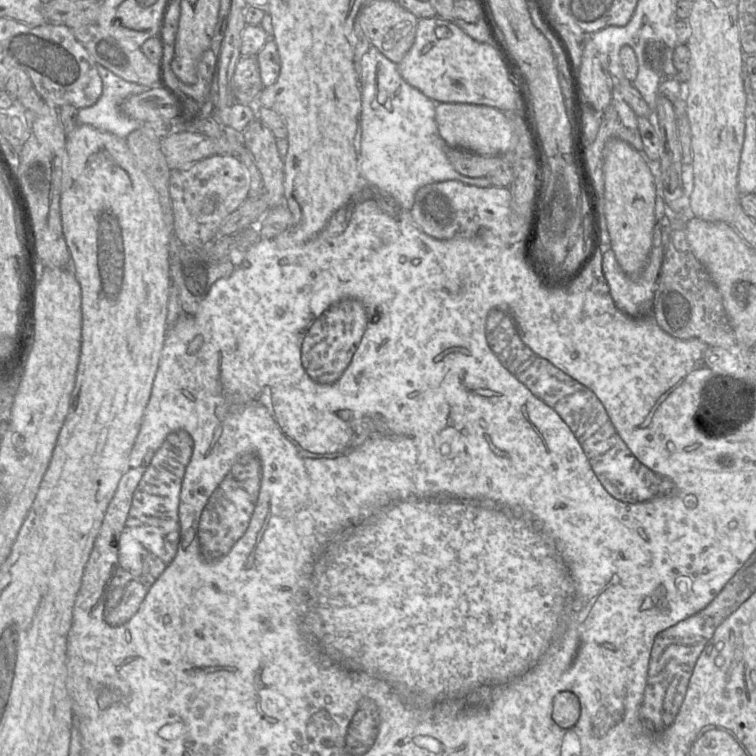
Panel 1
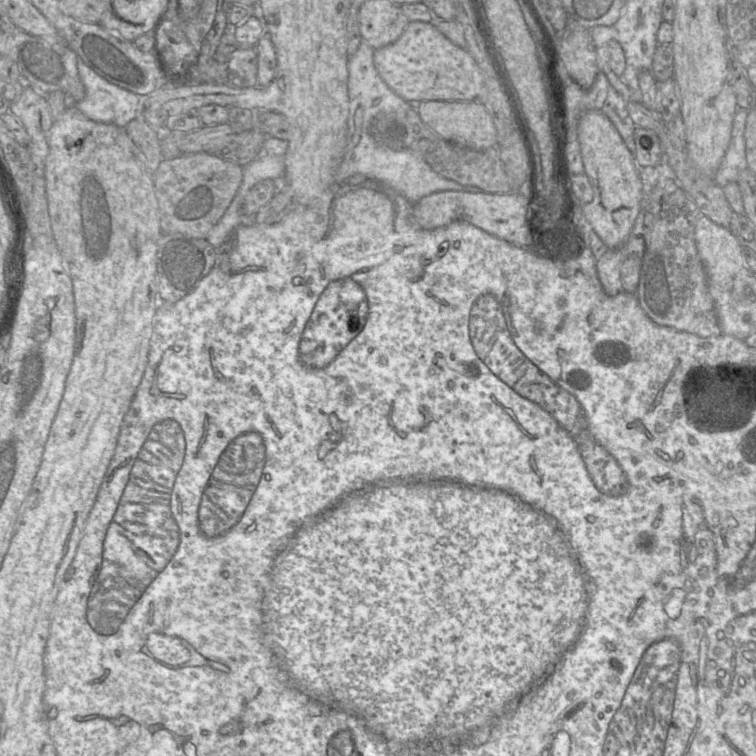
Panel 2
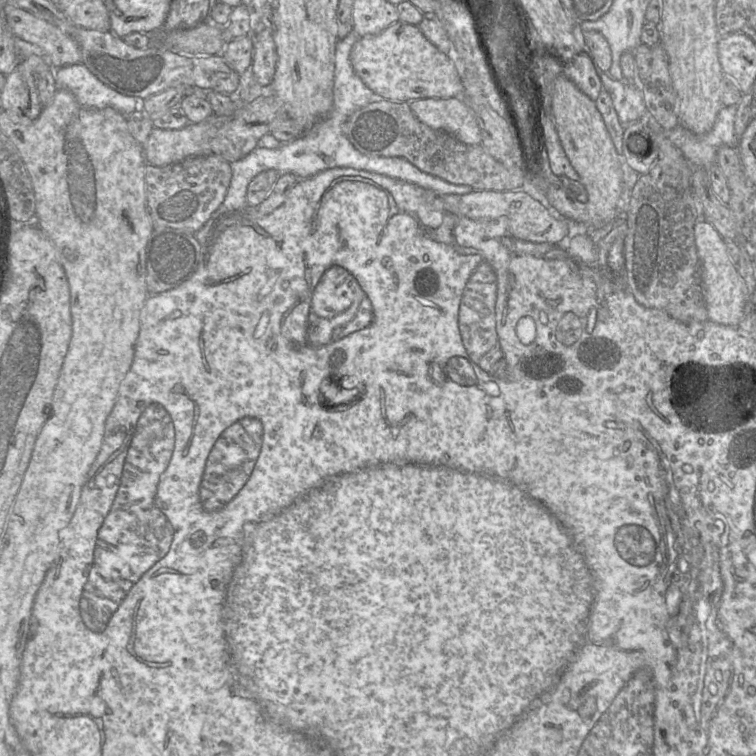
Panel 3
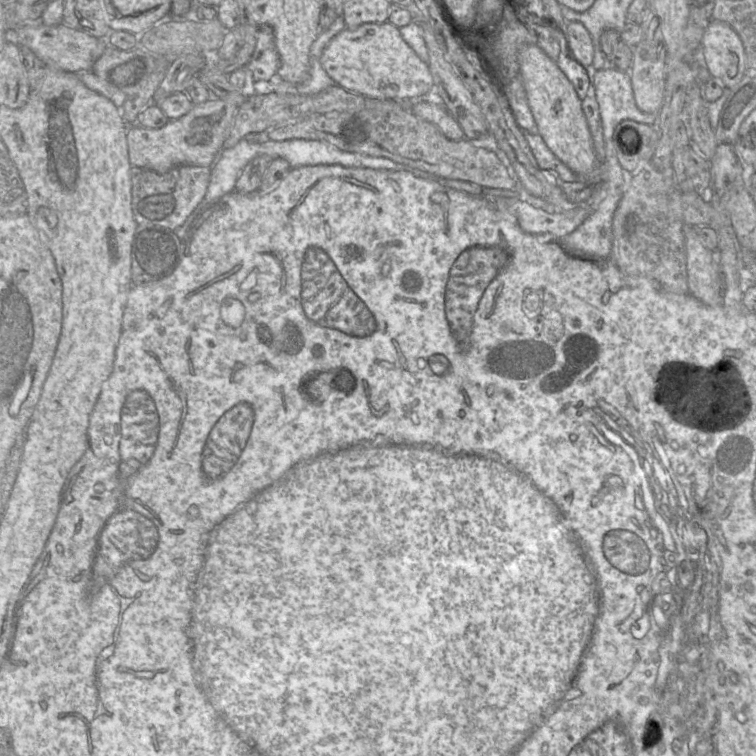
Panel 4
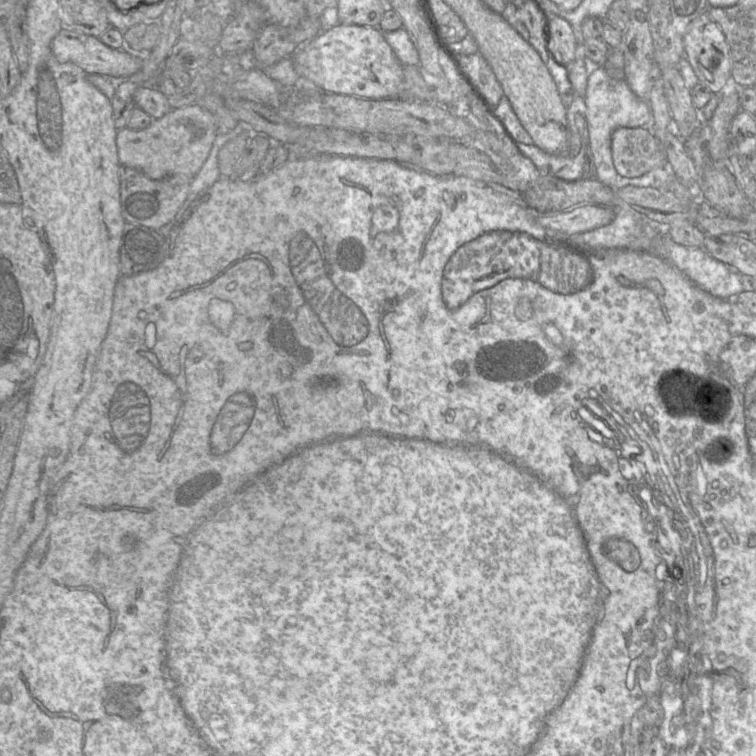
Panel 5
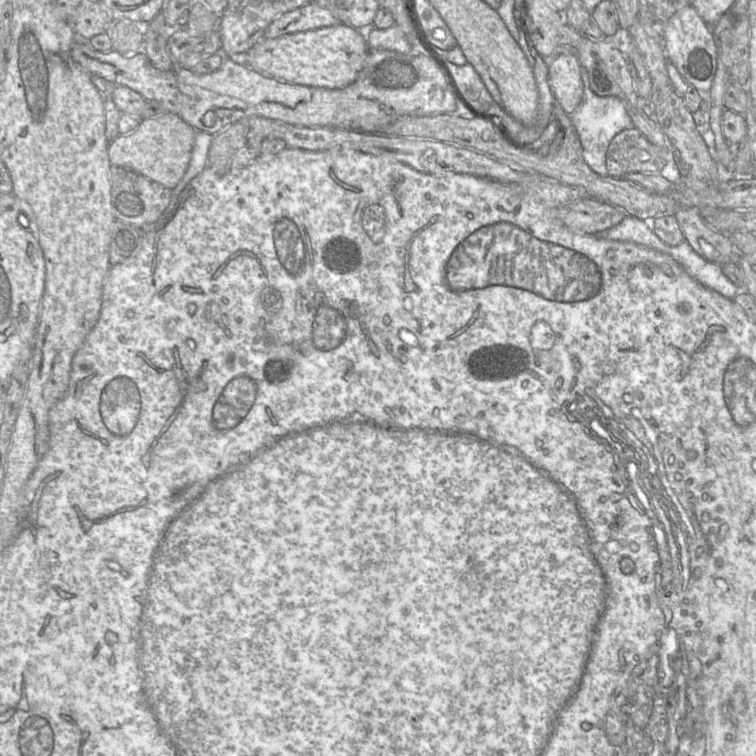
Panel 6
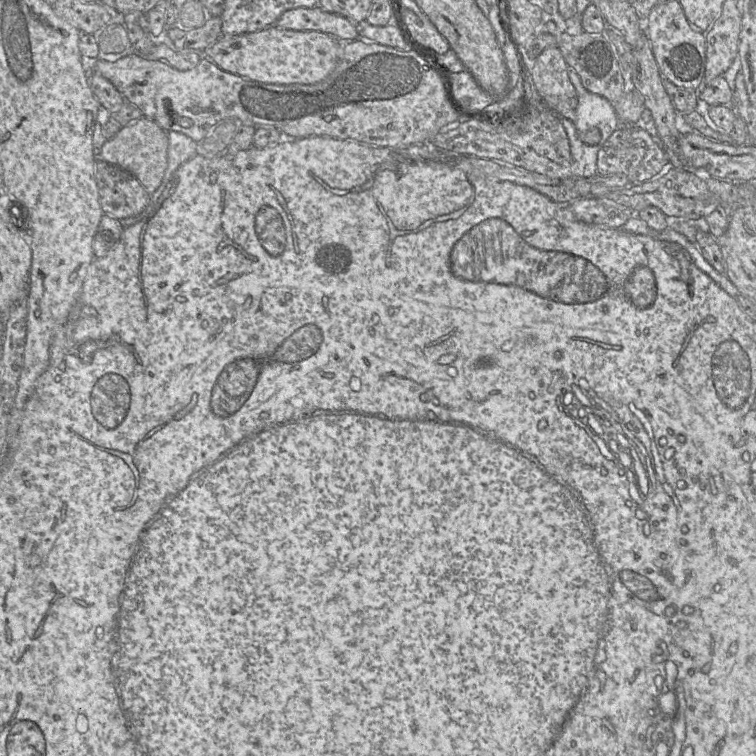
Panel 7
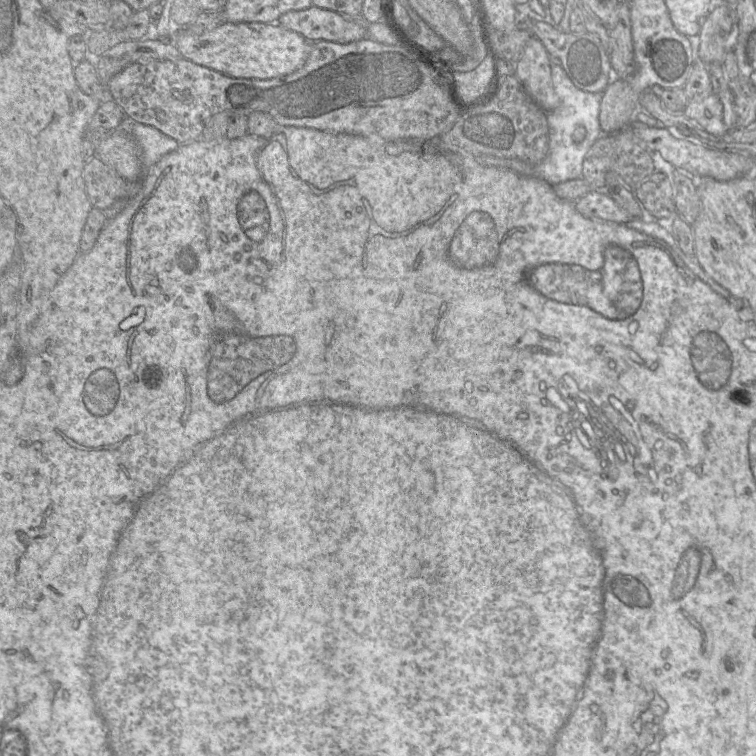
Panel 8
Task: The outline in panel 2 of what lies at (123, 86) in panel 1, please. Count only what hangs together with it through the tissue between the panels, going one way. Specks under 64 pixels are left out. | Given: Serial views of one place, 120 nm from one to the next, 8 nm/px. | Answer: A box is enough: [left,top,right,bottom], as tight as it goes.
[71,60,146,128]

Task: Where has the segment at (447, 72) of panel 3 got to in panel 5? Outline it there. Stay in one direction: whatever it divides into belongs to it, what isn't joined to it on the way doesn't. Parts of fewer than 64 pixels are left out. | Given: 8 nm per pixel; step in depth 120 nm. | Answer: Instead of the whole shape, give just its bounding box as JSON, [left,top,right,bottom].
[294,24,403,99]

